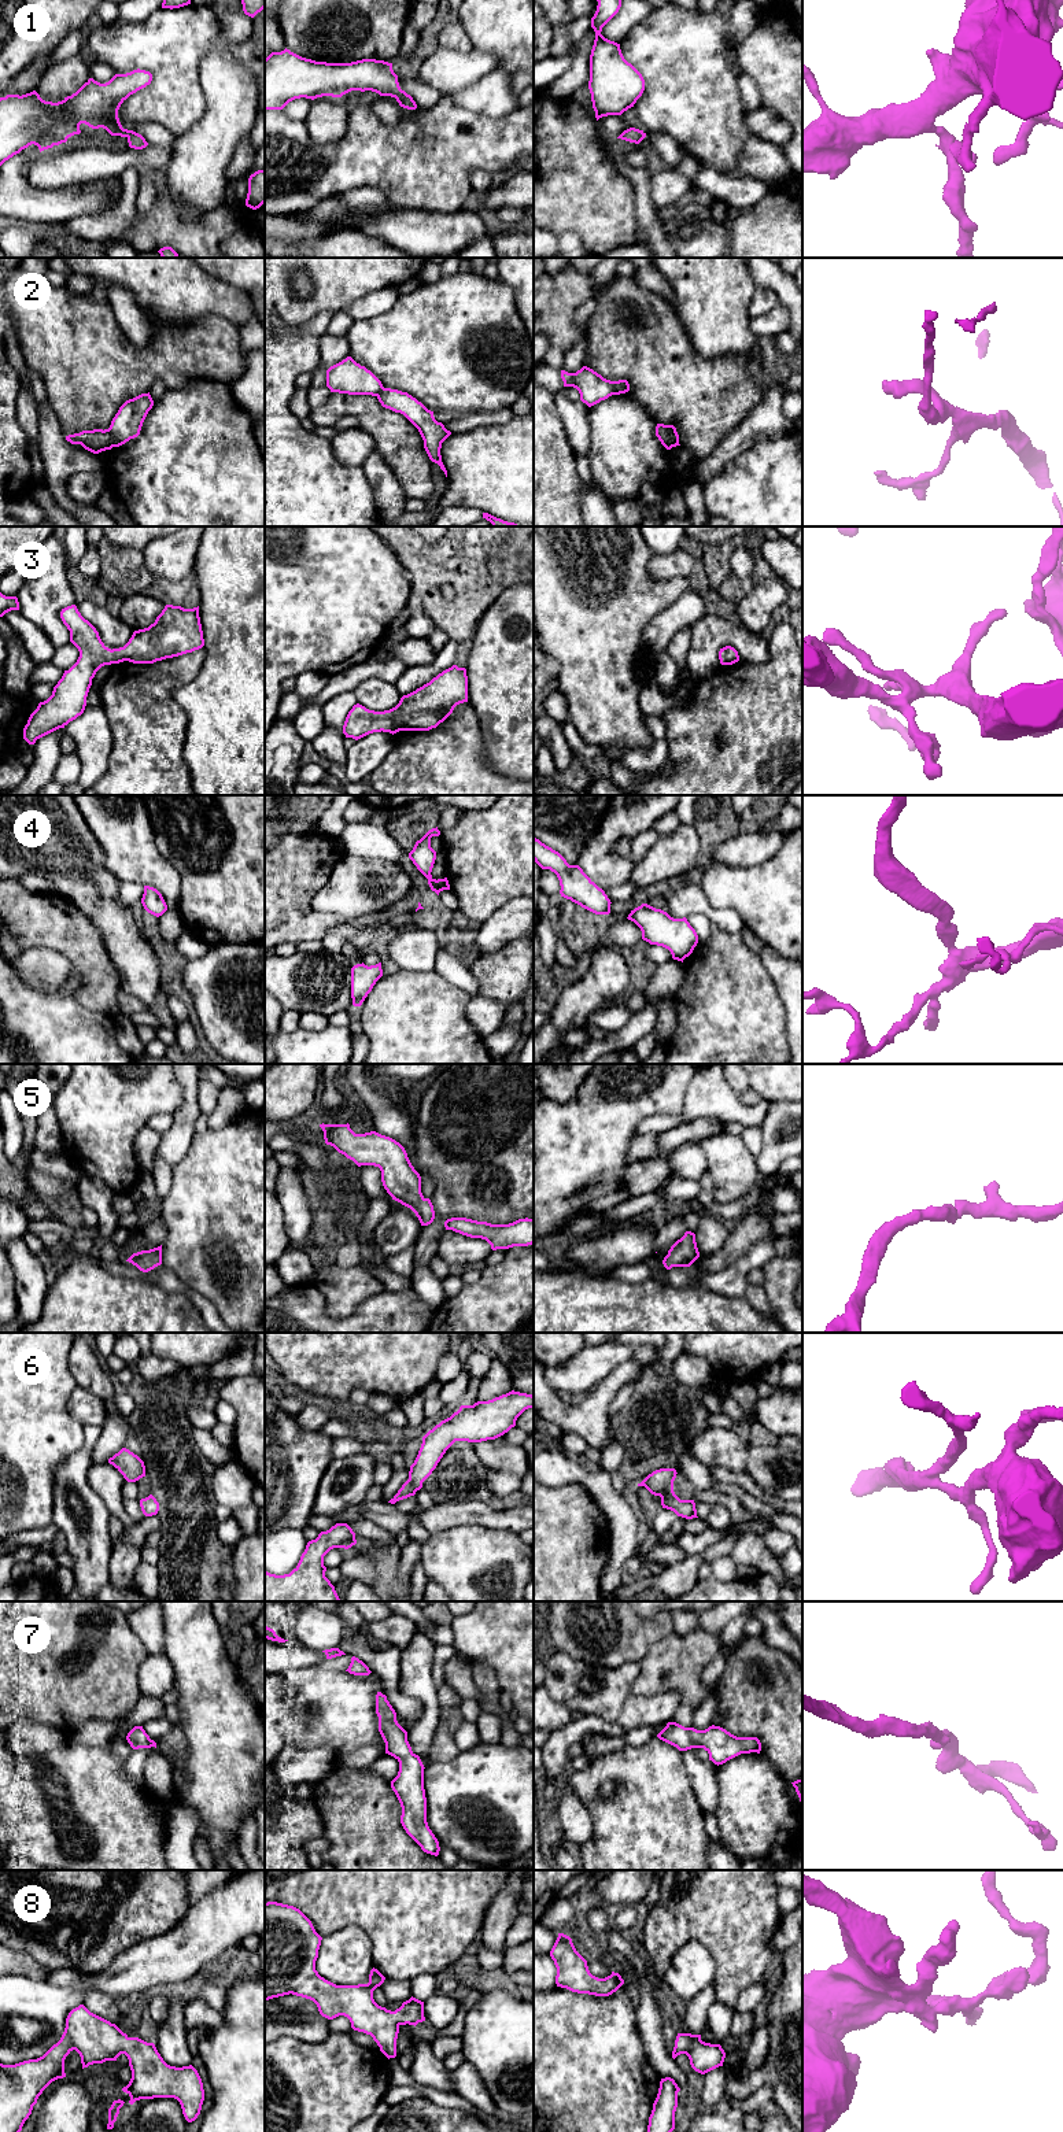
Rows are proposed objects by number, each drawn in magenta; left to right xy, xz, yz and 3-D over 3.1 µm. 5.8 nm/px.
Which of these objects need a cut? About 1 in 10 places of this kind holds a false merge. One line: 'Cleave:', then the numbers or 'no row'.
Cleave: 2

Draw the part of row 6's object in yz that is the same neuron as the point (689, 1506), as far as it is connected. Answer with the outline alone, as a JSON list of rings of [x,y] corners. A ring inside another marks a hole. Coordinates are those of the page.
[[[660,1468],[649,1474],[638,1486],[645,1486],[652,1494],[660,1496],[662,1508],[673,1511],[678,1516],[698,1518],[694,1500],[680,1500],[675,1494],[676,1474],[675,1468]]]

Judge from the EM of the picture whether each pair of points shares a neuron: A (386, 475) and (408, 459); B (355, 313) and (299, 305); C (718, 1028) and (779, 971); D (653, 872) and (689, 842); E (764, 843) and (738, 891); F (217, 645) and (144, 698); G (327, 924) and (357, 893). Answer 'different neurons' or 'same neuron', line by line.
A: different neurons
B: different neurons
C: different neurons
D: same neuron
E: different neurons
F: different neurons
G: different neurons

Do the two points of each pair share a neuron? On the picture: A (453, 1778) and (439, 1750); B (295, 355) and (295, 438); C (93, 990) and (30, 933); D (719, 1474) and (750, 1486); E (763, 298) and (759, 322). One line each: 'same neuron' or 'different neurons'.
A: different neurons
B: same neuron
C: same neuron
D: same neuron
E: different neurons

